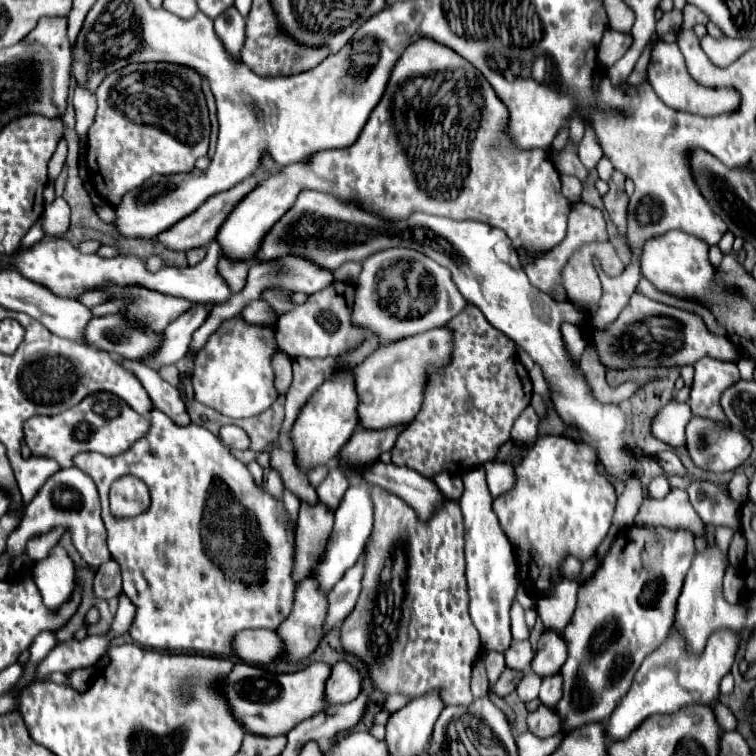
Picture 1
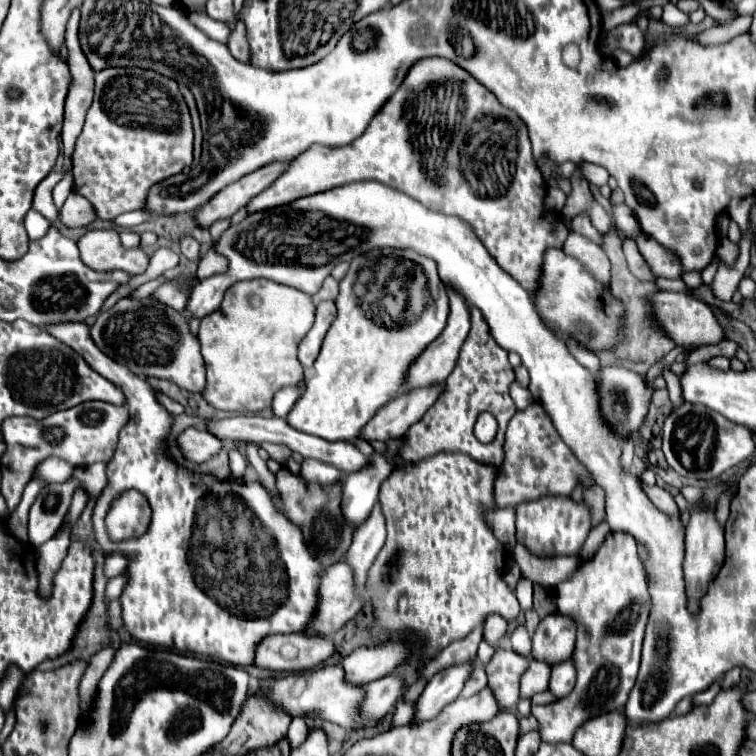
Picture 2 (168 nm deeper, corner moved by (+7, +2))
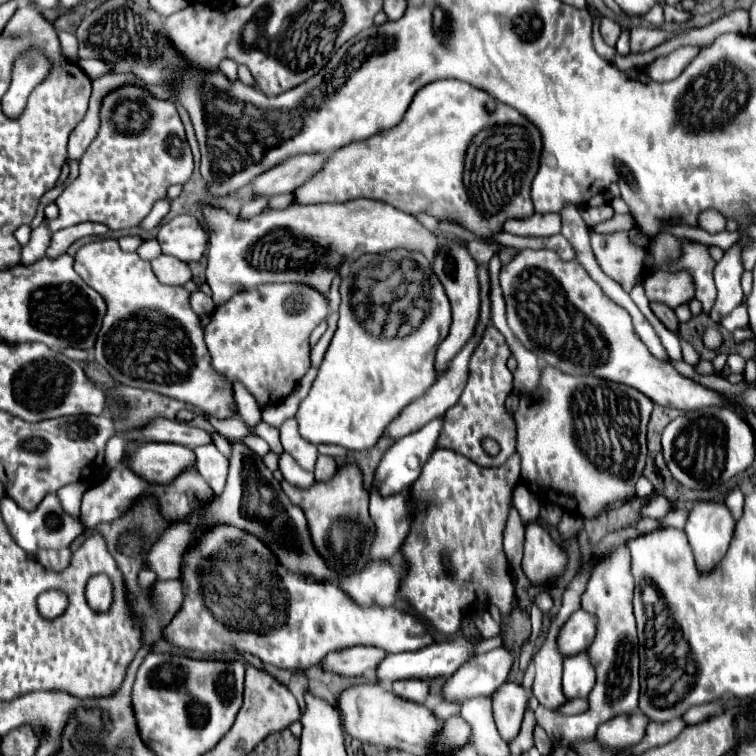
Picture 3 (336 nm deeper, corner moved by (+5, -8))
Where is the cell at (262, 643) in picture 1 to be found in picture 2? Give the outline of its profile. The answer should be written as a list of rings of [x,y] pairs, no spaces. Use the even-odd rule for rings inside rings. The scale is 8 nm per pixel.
[[[274,634],[258,644],[254,662],[268,670],[302,672],[326,662],[334,652],[334,640],[324,634]]]

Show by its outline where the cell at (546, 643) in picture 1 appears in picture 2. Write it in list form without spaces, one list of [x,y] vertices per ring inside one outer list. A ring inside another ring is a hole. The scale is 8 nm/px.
[[[554,612],[546,616],[532,636],[532,656],[552,666],[570,658],[576,642],[576,622],[572,616]]]

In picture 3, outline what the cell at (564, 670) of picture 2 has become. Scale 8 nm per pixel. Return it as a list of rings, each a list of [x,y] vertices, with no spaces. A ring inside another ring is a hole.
[[[580,652],[572,658],[564,660],[564,676],[562,676],[562,688],[568,700],[584,698],[594,686],[594,668],[588,662],[586,652]]]

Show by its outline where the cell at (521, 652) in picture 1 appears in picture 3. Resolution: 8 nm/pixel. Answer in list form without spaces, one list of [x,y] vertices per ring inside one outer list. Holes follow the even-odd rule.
[[[506,680],[492,694],[494,722],[496,722],[500,736],[506,742],[510,742],[518,734],[526,704],[528,704],[528,690],[514,680]]]

